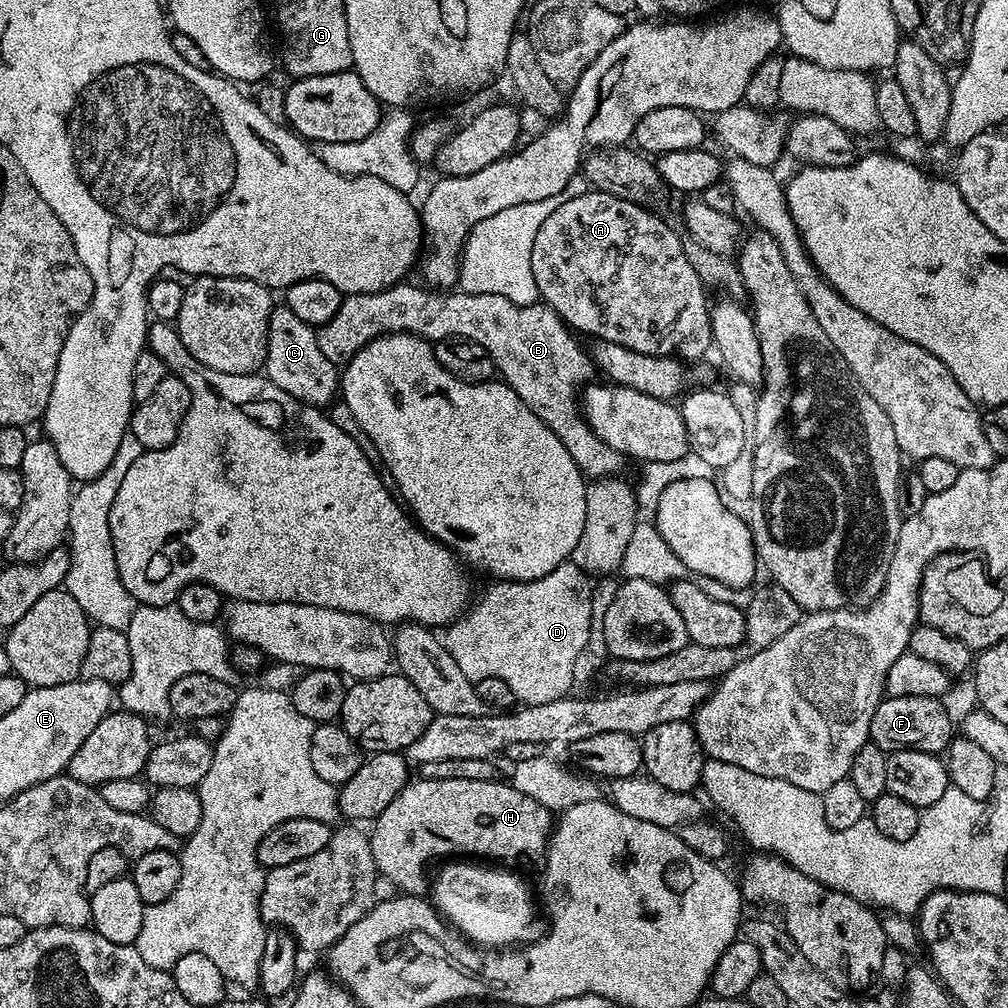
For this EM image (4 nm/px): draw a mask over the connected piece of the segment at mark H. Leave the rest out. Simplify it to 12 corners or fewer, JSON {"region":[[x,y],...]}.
{"region":[[413,779],[370,828],[377,873],[524,864],[553,813],[511,783]]}

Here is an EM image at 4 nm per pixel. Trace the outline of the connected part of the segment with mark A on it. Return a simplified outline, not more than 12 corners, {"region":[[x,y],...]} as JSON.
{"region":[[589,190],[542,222],[540,300],[693,362],[710,299],[681,233]]}

